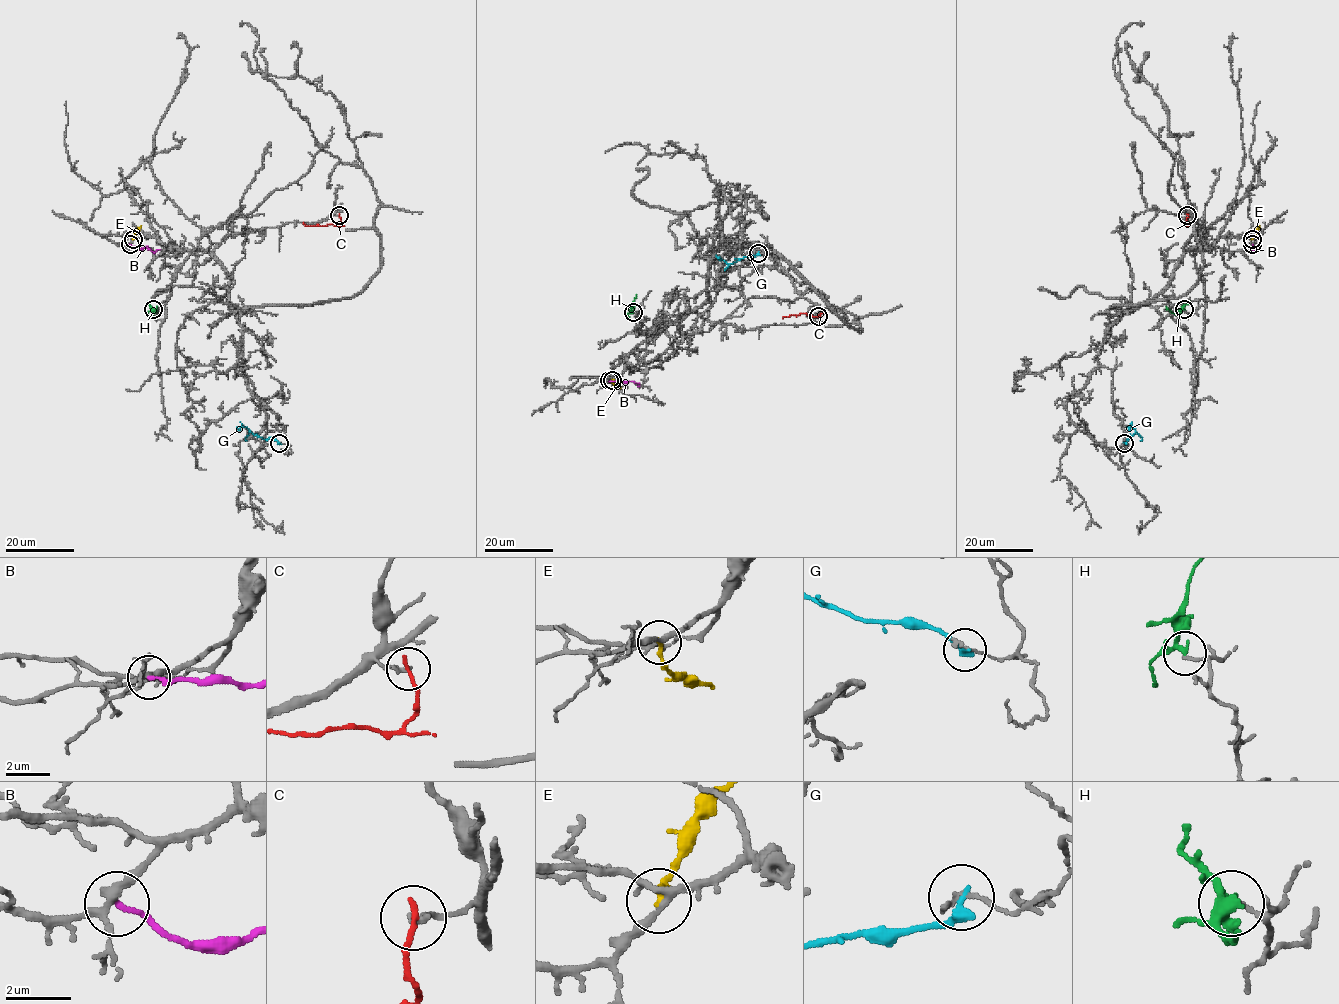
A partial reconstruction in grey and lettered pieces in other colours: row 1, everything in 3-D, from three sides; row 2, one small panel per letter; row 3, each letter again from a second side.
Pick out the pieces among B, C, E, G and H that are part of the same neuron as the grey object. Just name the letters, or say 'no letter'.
no letter

